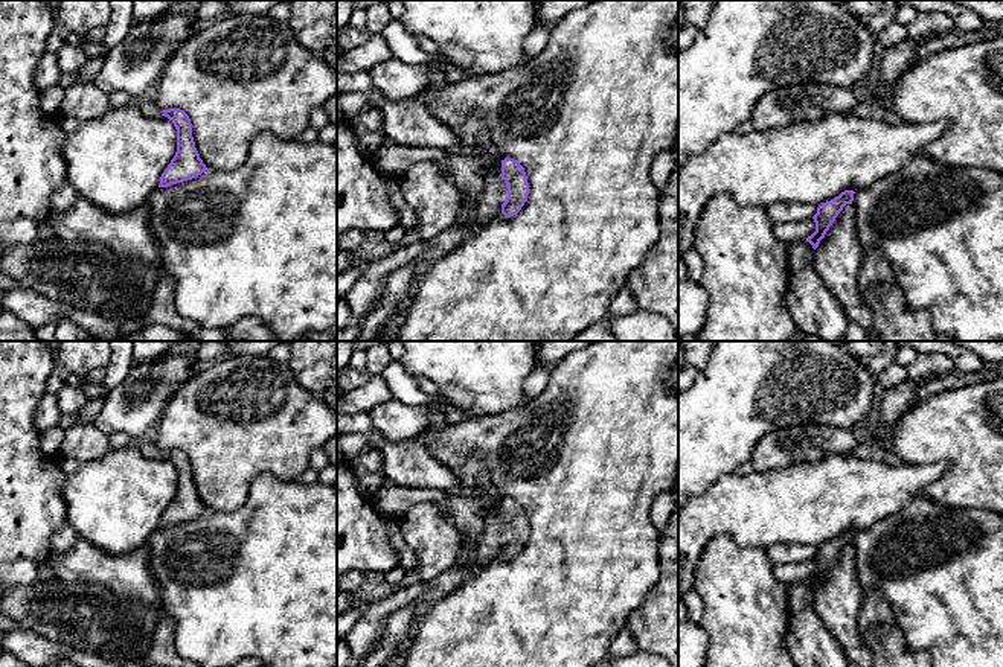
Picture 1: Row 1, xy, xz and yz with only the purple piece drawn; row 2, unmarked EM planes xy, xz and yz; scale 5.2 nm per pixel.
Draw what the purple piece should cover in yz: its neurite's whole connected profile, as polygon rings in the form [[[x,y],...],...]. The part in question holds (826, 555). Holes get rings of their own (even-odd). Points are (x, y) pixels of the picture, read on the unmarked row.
[[[844,531],[834,541],[826,542],[817,548],[817,554],[812,557],[816,563],[816,573],[806,579],[814,591],[819,588],[820,582],[825,579],[826,573],[829,571],[838,554],[843,551],[843,548],[846,545],[852,545],[854,535],[854,531]]]

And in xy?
[[[151,436],[142,439],[137,446],[145,457],[168,458],[177,471],[177,493],[162,515],[159,528],[192,521],[207,512],[195,489],[191,460],[183,451],[160,451]]]

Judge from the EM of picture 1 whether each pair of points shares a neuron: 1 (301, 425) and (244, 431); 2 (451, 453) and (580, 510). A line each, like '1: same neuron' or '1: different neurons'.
1: same neuron
2: same neuron

